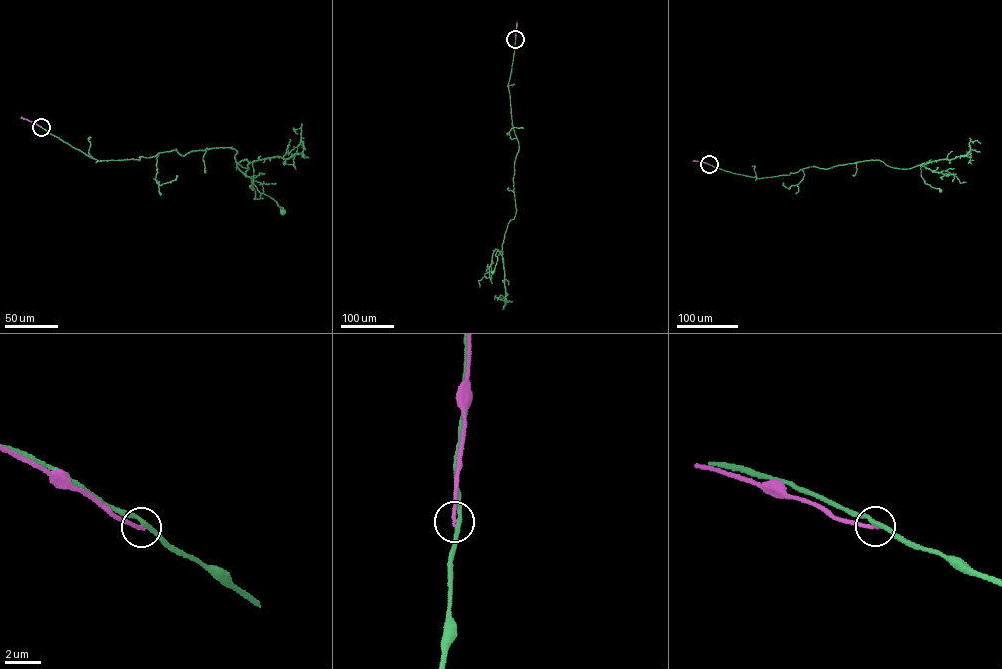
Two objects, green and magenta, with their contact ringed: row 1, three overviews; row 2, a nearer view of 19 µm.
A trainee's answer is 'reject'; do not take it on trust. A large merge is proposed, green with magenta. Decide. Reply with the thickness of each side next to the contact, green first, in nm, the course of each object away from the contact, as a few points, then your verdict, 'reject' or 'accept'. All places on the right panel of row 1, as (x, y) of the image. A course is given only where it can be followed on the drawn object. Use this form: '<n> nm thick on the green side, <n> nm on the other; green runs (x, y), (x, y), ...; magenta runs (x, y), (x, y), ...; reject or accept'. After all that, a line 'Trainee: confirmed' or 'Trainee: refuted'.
240 nm thick on the green side, 190 nm on the other; green runs (709, 164), (757, 178), (872, 160), (899, 169), (920, 164), (924, 183), (941, 190); magenta runs (709, 164), (692, 161); reject
Trainee: confirmed

